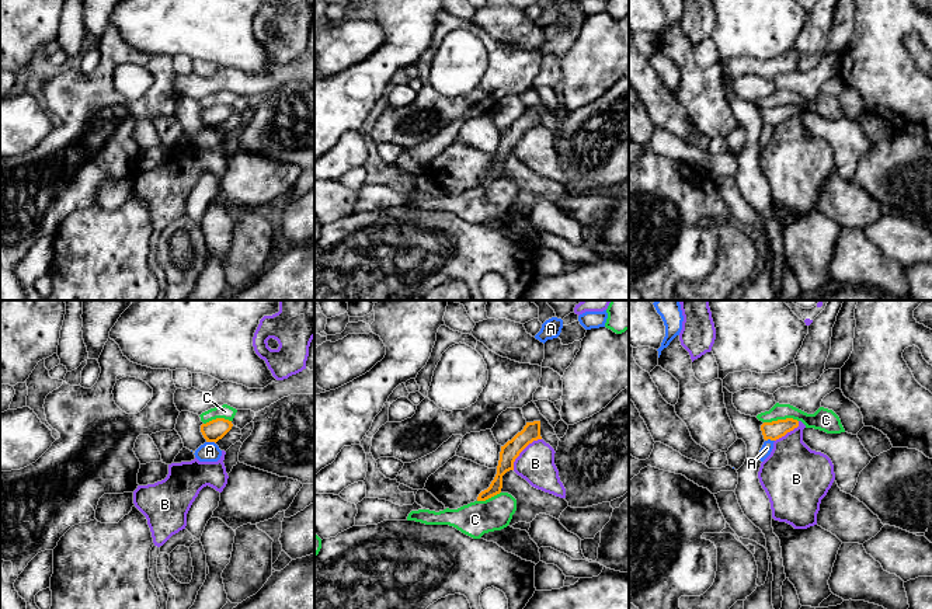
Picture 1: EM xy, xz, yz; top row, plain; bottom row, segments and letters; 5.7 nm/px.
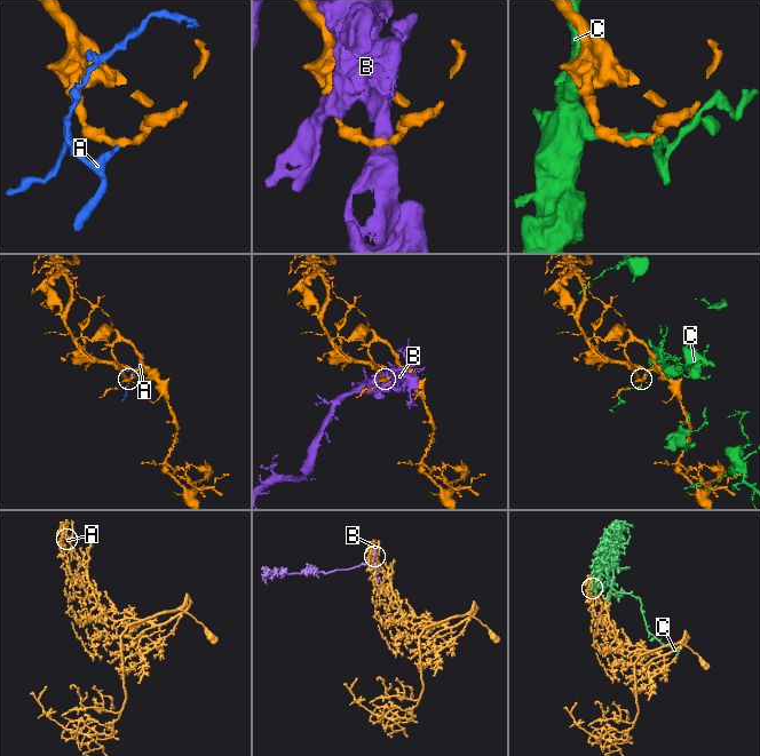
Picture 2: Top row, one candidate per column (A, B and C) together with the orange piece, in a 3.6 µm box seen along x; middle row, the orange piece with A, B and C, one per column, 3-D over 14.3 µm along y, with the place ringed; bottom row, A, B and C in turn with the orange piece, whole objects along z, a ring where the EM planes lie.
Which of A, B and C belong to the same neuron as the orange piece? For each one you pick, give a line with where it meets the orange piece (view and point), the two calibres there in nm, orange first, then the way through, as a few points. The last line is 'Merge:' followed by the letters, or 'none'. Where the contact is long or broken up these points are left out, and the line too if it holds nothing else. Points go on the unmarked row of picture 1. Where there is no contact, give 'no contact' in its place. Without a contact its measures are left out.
Merge: none

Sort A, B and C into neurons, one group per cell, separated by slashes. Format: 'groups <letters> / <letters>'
groups A / B / C

